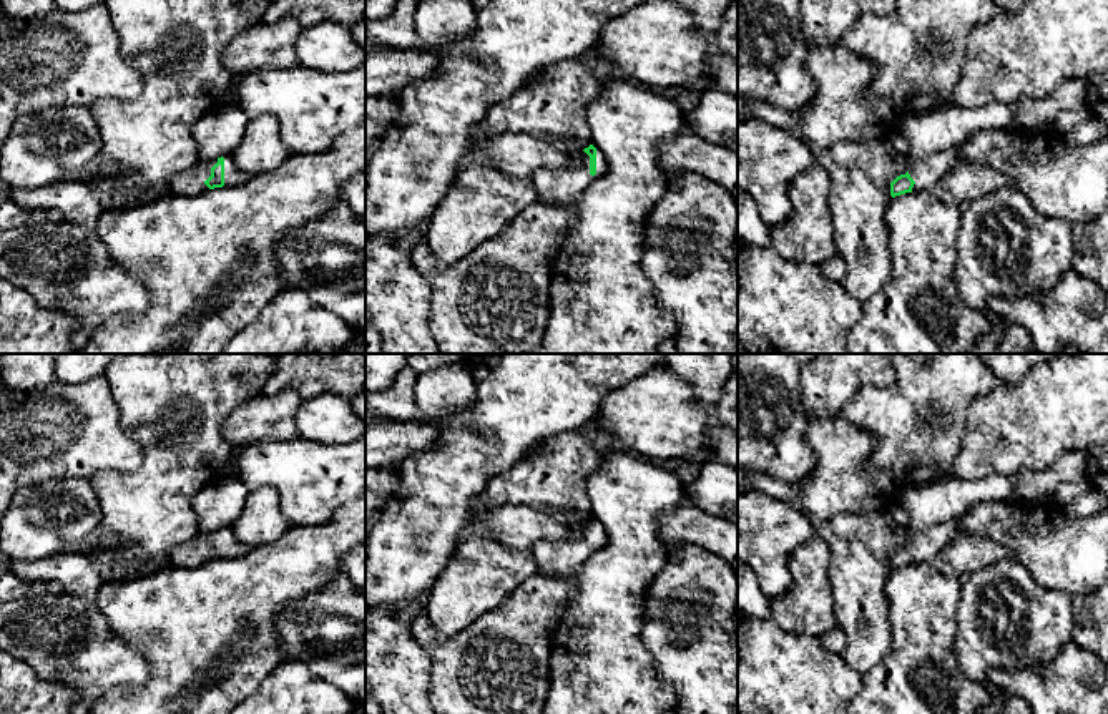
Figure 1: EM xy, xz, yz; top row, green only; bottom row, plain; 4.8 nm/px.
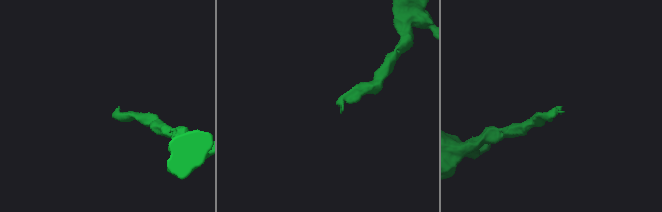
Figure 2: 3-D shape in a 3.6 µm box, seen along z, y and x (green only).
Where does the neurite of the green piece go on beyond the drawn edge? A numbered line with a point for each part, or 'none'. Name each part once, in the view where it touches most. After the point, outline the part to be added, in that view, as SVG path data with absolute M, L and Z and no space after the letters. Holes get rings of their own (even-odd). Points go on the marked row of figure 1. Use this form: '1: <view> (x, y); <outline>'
1: xz (563, 186); M596 149L596 174L590 174L590 156L580 151L568 156L568 163L563 169L550 171L540 169L533 174L532 183L538 193L538 201L570 204L576 201L591 181L603 176L608 171L605 154Z

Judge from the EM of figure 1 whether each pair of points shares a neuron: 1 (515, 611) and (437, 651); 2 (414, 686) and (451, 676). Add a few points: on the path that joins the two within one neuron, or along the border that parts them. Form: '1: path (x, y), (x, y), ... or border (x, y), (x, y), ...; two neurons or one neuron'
1: path (495, 630), (480, 630), (457, 650); one neuron
2: border (419, 645), (431, 663), (431, 696); two neurons

